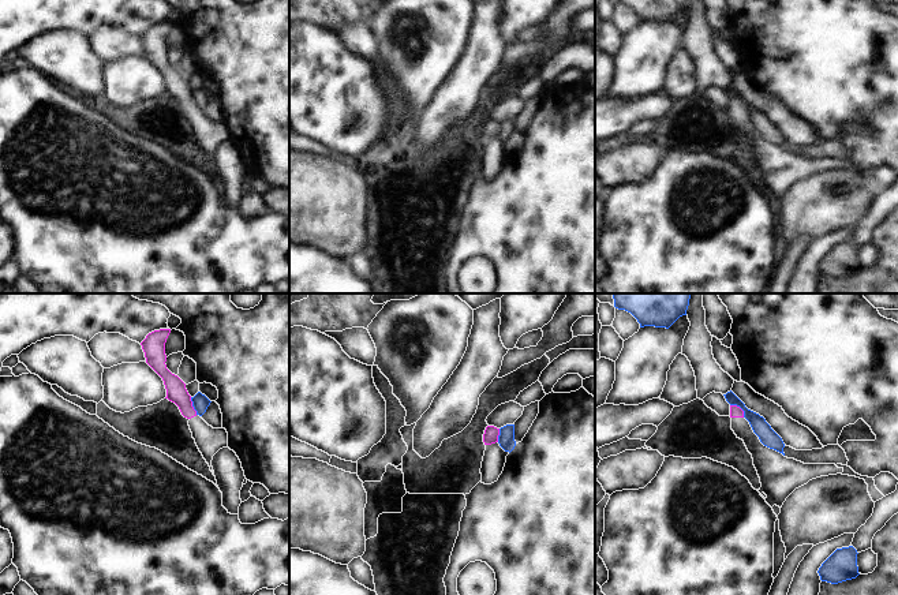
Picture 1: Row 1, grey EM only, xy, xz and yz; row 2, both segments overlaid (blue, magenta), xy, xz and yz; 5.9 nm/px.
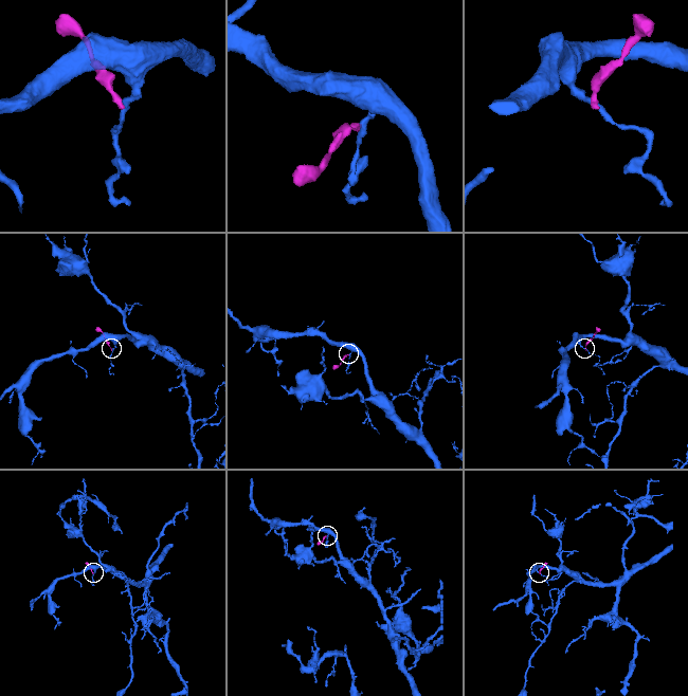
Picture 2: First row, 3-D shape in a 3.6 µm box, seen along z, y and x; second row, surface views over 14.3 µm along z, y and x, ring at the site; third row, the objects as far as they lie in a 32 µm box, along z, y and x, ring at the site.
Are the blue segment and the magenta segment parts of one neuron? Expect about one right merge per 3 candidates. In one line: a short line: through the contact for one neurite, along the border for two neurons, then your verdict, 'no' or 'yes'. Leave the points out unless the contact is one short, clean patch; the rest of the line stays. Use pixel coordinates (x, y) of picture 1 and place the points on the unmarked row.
line yz (730, 98), (736, 98), (744, 111); no

